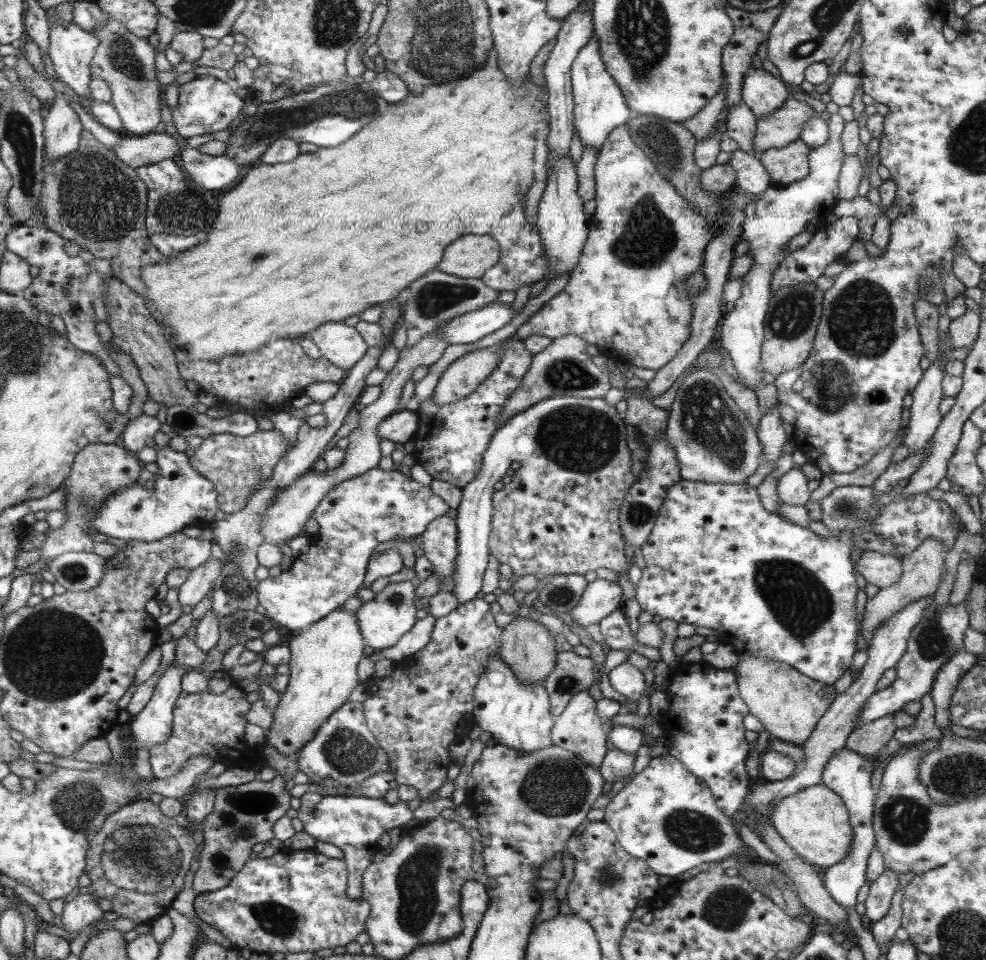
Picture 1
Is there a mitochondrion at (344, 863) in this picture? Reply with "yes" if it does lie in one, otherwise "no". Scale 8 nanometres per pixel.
no

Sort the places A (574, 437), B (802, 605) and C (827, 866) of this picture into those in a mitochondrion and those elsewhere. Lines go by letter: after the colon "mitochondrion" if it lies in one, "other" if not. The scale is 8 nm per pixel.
A: mitochondrion
B: mitochondrion
C: other

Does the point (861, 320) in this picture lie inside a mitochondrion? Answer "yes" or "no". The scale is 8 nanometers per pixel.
yes

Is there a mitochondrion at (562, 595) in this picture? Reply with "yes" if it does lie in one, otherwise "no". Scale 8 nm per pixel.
yes

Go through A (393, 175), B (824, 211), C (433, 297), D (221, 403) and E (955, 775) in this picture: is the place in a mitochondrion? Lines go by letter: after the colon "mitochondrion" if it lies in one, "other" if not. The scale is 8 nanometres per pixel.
A: other
B: other
C: mitochondrion
D: other
E: mitochondrion

